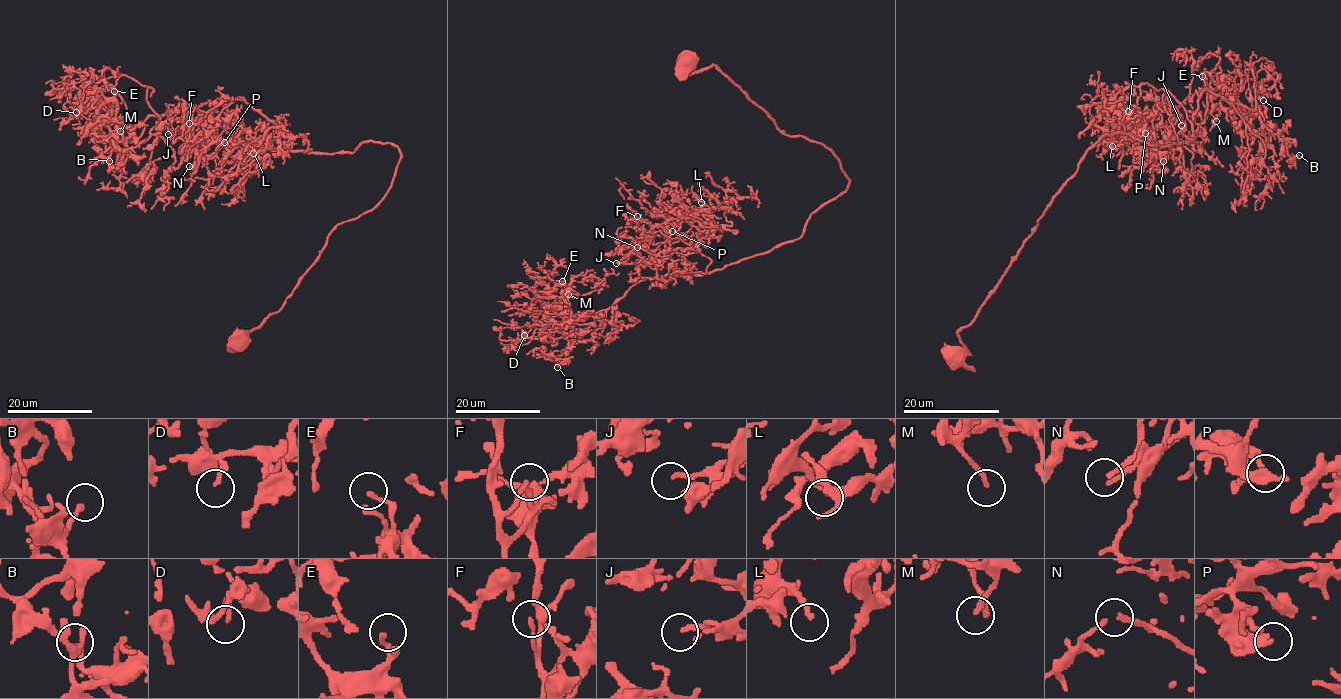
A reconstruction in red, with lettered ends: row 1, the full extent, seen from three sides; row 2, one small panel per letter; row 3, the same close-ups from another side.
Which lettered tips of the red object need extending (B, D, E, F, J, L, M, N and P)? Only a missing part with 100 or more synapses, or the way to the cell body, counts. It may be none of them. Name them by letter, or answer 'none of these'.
M

